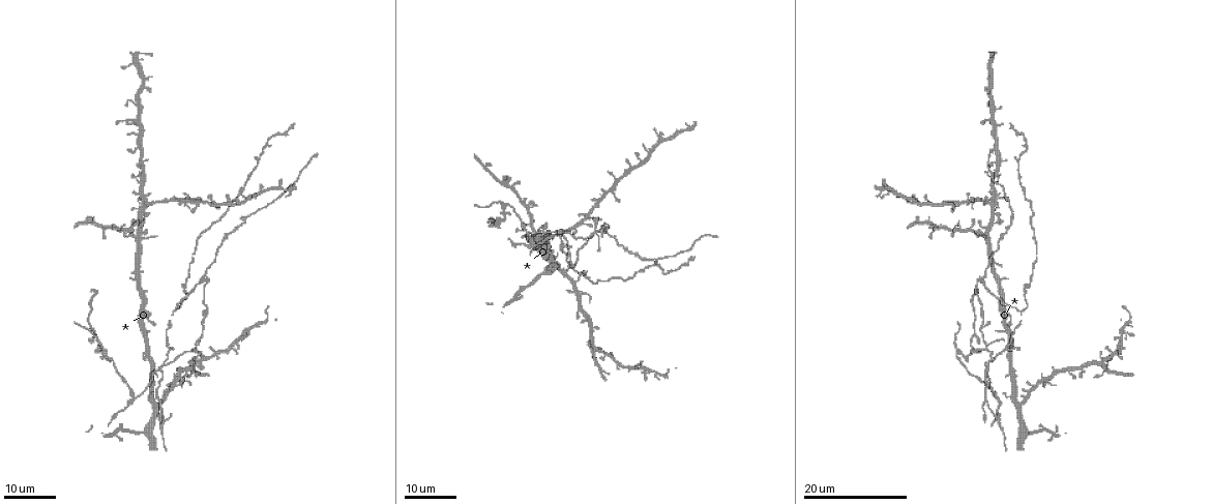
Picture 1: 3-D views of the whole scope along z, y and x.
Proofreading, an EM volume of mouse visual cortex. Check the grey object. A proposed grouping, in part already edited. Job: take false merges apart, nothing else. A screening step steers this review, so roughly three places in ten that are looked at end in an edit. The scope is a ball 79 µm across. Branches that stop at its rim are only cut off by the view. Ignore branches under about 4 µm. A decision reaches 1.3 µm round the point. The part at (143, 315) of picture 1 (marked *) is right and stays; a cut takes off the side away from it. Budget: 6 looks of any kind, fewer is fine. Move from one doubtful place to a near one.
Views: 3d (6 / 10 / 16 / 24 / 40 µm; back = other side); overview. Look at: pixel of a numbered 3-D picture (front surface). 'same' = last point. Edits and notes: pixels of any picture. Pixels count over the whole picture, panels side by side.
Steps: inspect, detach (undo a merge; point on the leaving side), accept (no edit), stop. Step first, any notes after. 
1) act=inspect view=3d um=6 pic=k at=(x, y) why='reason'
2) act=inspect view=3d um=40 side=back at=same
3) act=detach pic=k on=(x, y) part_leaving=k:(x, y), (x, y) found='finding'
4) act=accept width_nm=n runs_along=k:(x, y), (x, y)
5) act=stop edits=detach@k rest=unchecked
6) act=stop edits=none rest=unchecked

act=inspect view=3d um=16 pic=1 at=(1002, 425) why='calibre changes'

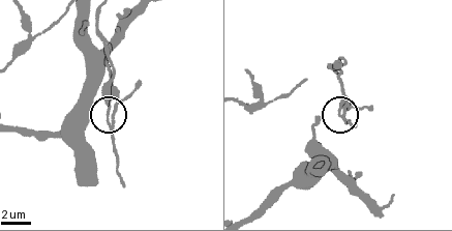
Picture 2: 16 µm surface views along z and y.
act=inspect view=3d um=6 pic=2 at=(109, 111)

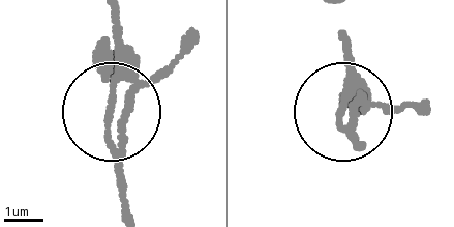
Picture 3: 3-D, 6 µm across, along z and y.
act=accept runs_along=3:(115, 20), (115, 177), (124, 207) found='all the same neuron'

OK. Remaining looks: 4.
act=inspect view=3d um=24 pic=1 at=(159, 403) why='a fork'

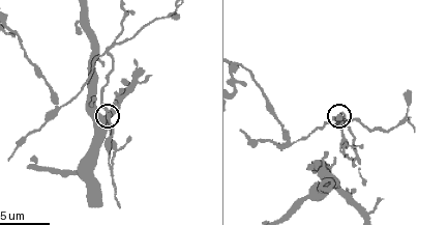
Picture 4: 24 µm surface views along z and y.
act=inspect view=3d um=6 pic=4 at=(110, 114) why='closer look'

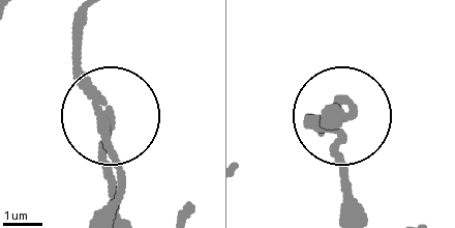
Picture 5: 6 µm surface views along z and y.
act=detach pic=5 on=(104, 142) width_nm=200 found='two neurons meet here'

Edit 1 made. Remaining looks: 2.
act=stop edits=detach@5 rest=unchecked

